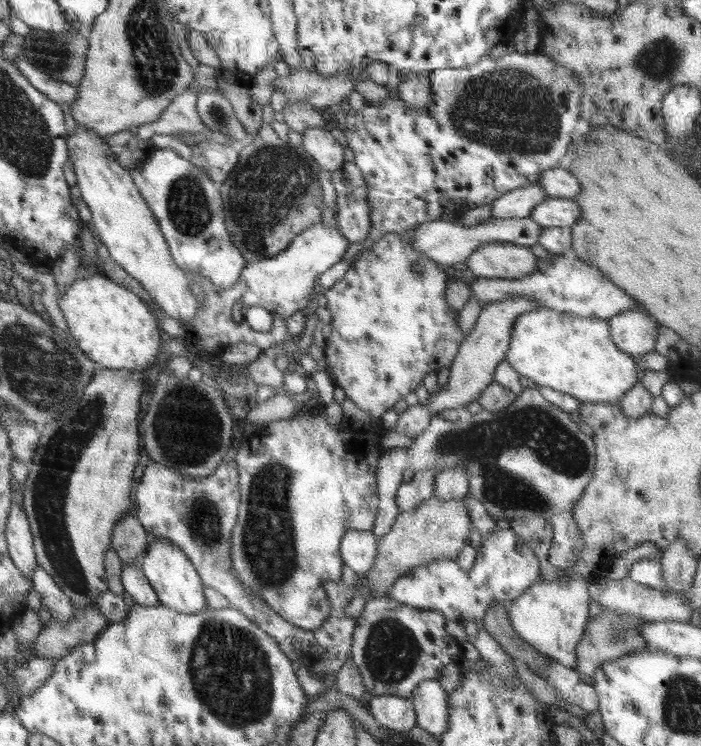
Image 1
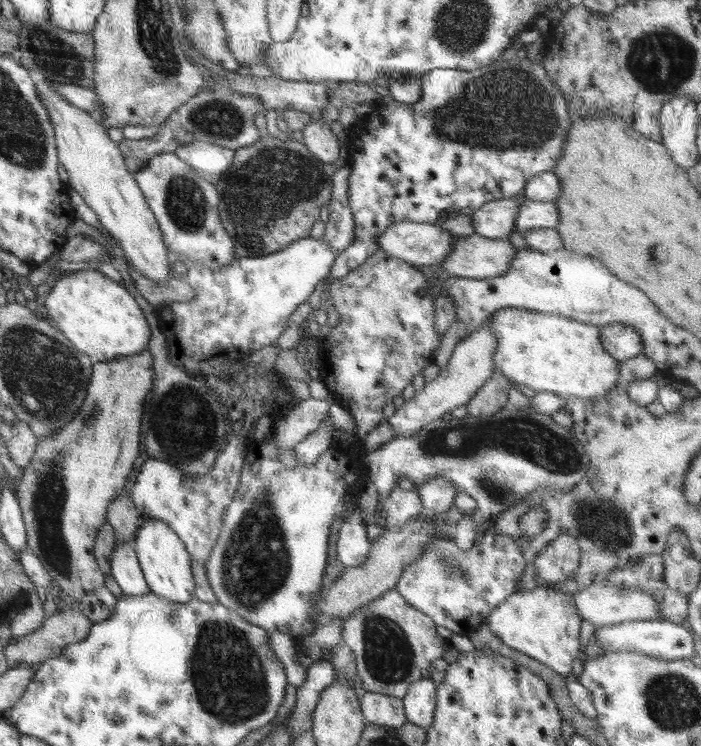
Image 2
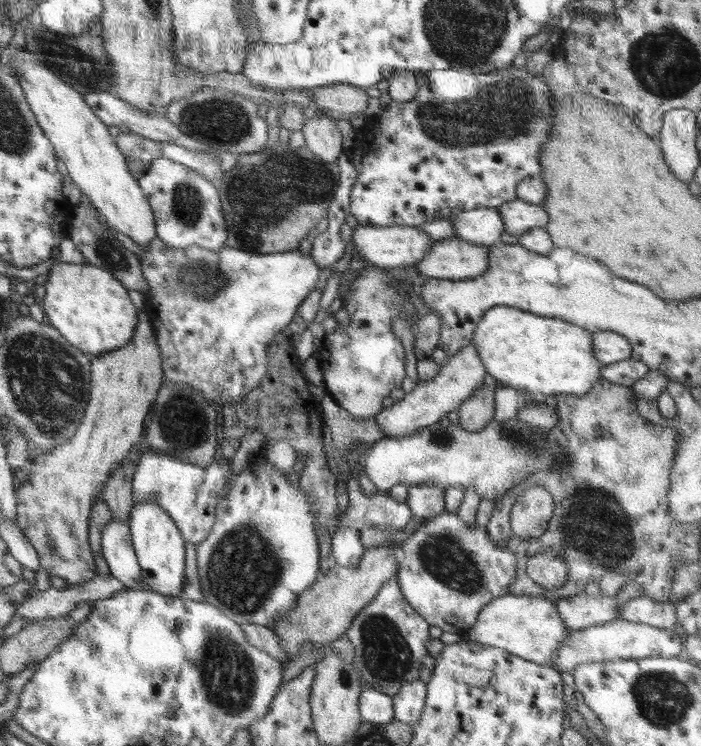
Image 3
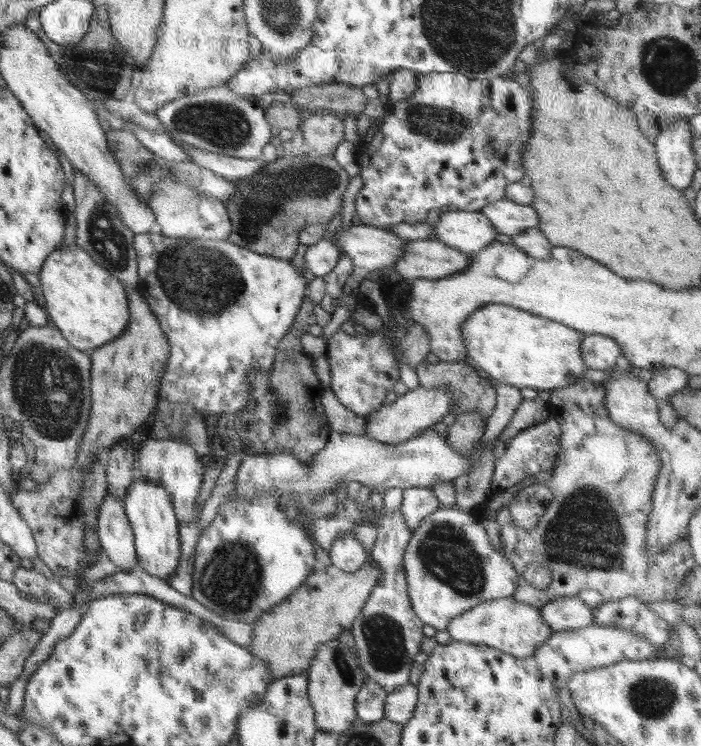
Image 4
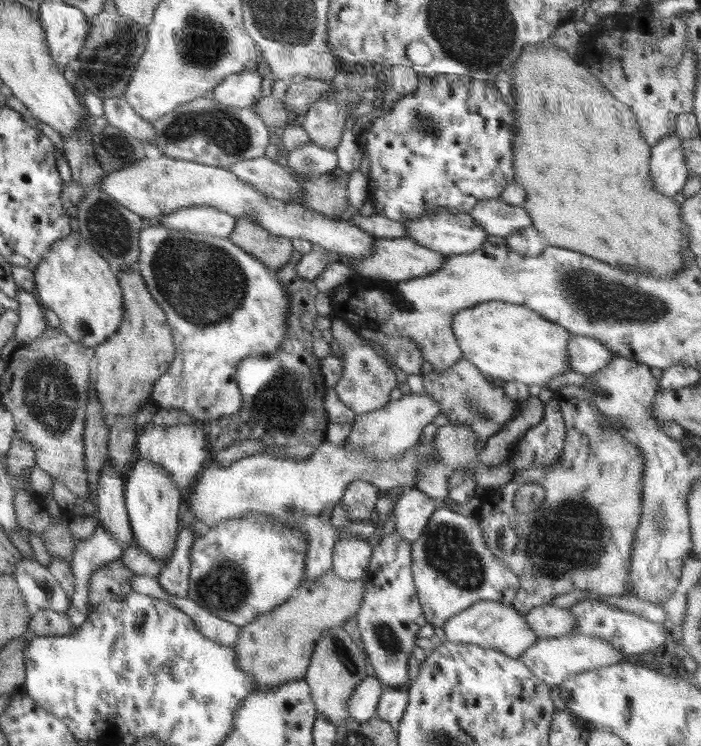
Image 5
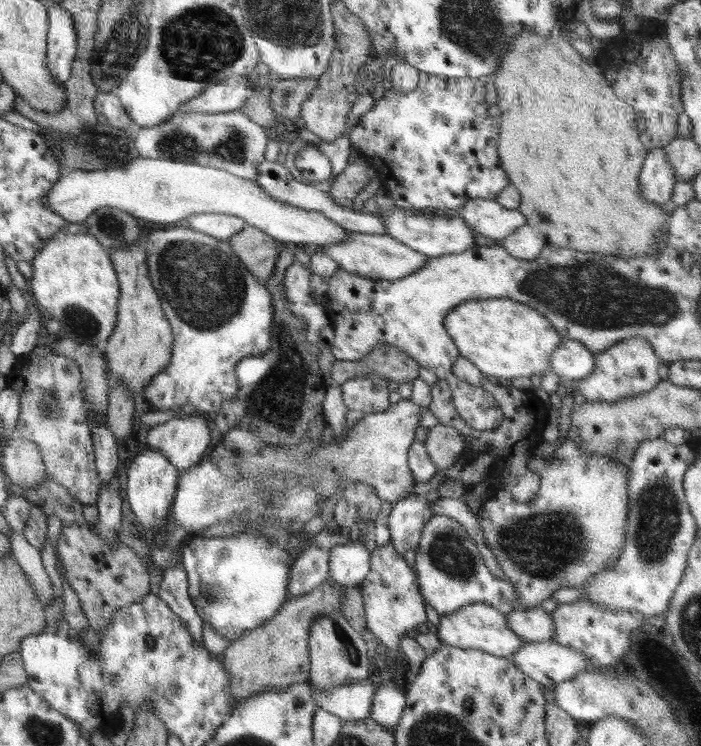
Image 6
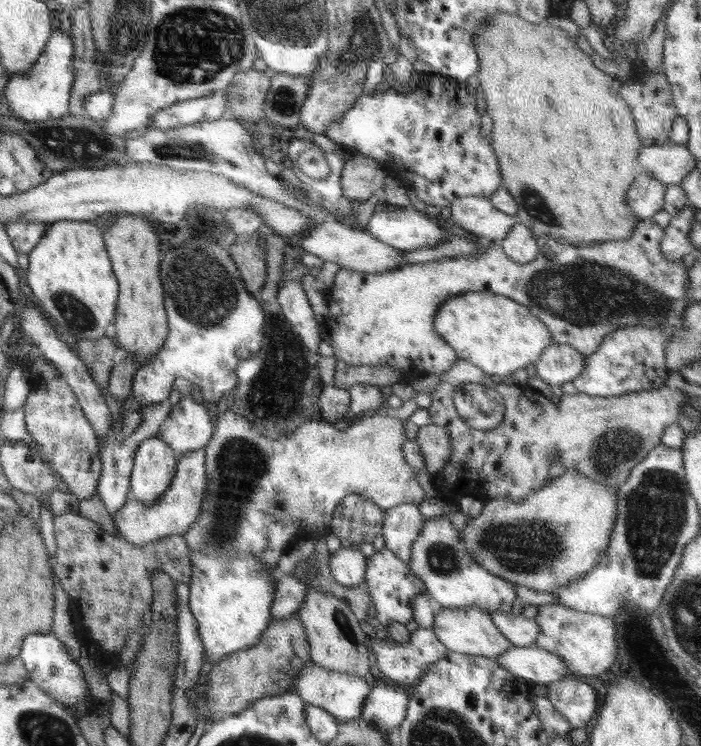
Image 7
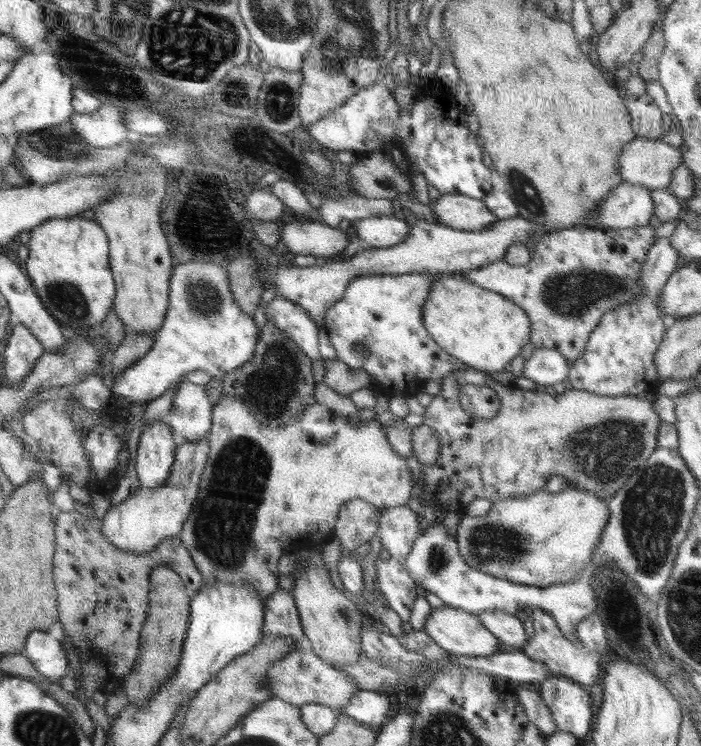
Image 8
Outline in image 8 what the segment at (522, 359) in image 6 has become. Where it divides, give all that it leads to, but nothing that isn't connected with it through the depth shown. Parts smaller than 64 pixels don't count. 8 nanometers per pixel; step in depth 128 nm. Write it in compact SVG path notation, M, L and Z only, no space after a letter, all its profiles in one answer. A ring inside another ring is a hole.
M444 276L432 283L430 296L426 298L424 312L422 312L422 322L427 330L428 336L434 340L442 350L445 350L457 361L462 361L466 366L486 374L502 372L507 369L510 362L519 355L521 348L525 344L530 344L530 321L526 311L522 311L518 305L514 305L509 299L500 294L485 290L475 282L464 280L459 276Z

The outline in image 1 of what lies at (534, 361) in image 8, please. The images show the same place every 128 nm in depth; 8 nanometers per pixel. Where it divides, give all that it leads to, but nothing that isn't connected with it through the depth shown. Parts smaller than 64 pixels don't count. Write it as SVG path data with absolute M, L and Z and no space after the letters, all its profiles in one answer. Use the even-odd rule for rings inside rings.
M626 311L609 320L612 342L633 358L653 350L660 323L645 312Z

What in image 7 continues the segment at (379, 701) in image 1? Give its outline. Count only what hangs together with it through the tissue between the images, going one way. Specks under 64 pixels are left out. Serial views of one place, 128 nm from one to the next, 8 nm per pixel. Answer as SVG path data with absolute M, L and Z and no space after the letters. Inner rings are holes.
M310 662L299 672L297 679L293 680L290 690L297 692L306 705L322 708L337 720L354 720L362 716L366 695L371 691L371 680L358 675L334 672Z

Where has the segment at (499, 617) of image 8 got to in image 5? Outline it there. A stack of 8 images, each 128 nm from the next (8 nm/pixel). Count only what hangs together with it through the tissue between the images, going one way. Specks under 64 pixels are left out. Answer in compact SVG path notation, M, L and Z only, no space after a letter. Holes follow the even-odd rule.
M552 603L529 610L524 618L538 639L556 638L570 633L577 621L569 608L556 607Z

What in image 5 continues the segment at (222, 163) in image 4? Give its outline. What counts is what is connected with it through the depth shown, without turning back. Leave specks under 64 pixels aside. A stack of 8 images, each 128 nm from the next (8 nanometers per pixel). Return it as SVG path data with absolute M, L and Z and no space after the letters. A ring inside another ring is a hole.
M260 157L242 160L229 166L246 184L276 200L295 200L303 194L303 186L290 174L286 165Z

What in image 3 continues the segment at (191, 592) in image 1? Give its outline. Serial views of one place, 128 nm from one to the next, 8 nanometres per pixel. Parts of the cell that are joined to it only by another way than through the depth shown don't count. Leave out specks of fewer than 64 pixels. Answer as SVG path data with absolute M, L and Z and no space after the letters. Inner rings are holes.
M135 501L130 519L131 541L142 571L142 580L151 591L170 596L179 596L185 585L185 546L175 522L154 501Z

